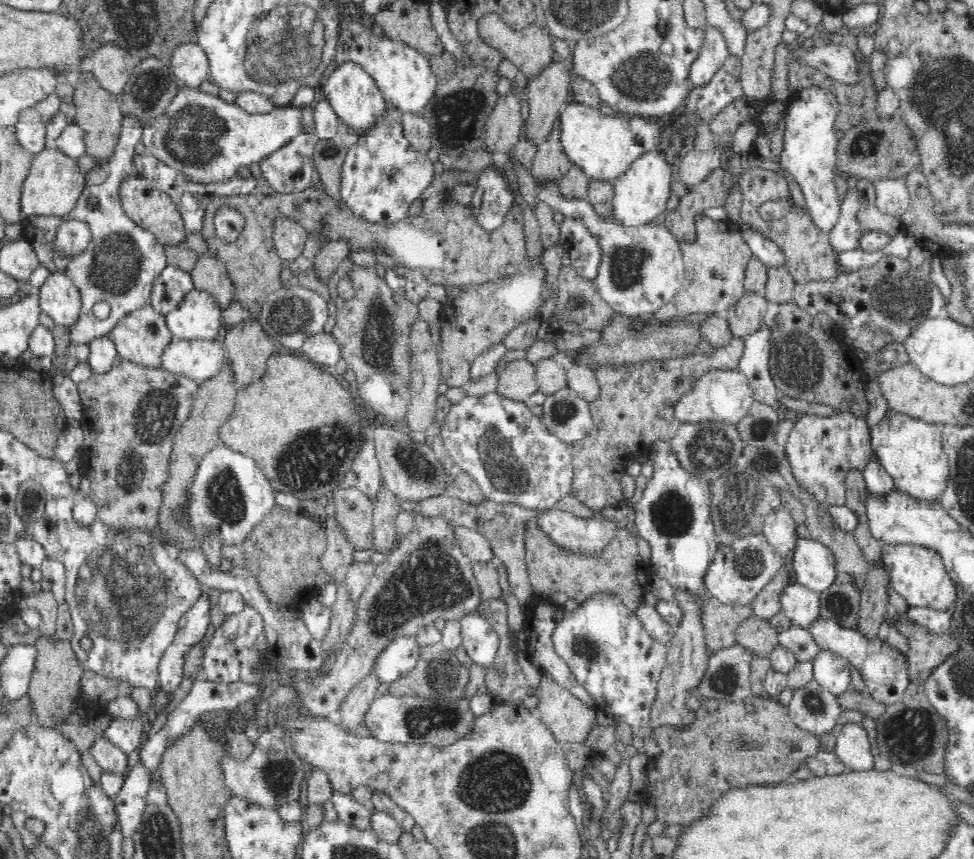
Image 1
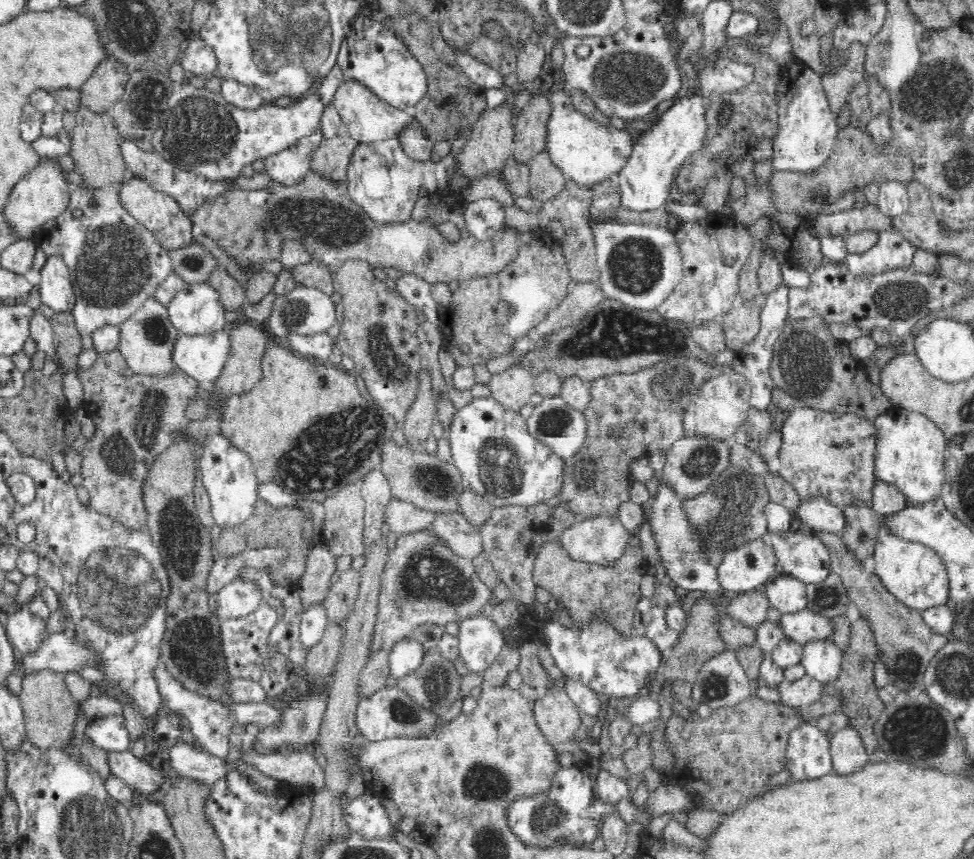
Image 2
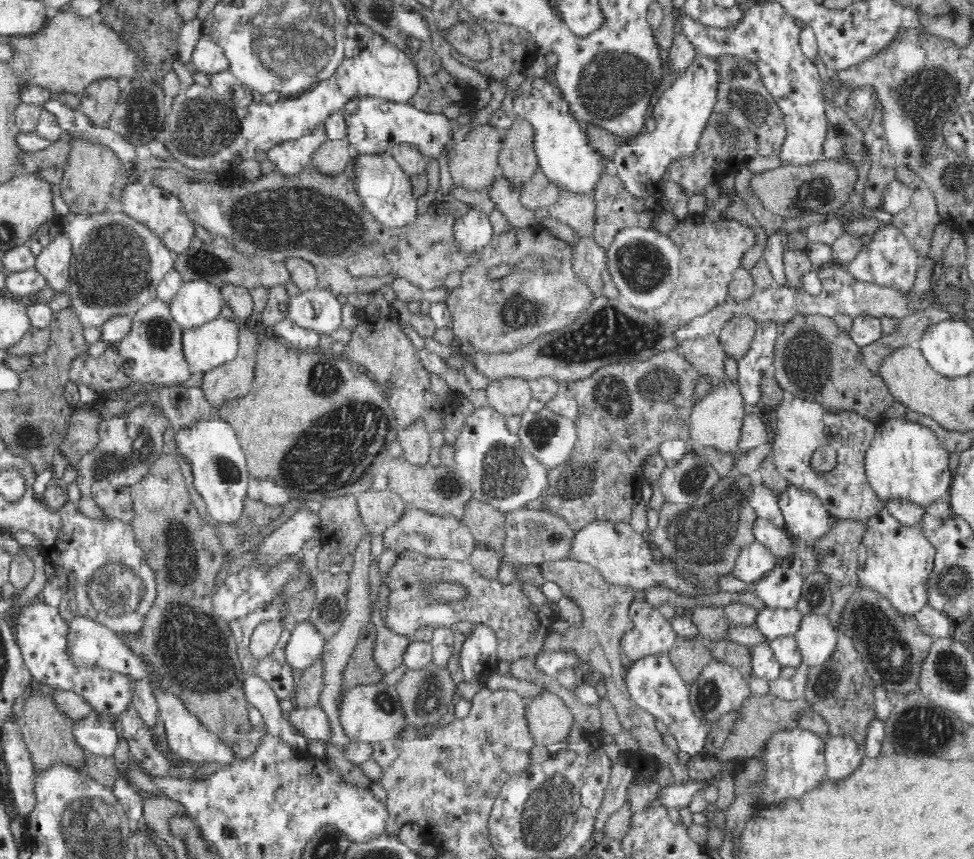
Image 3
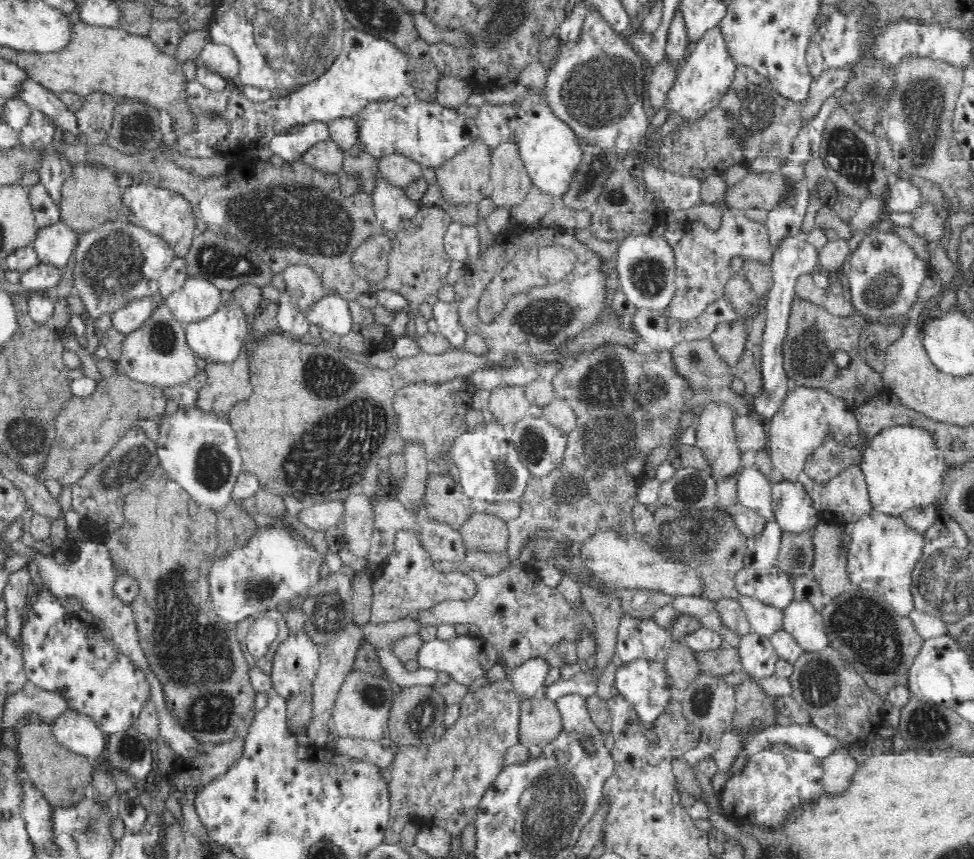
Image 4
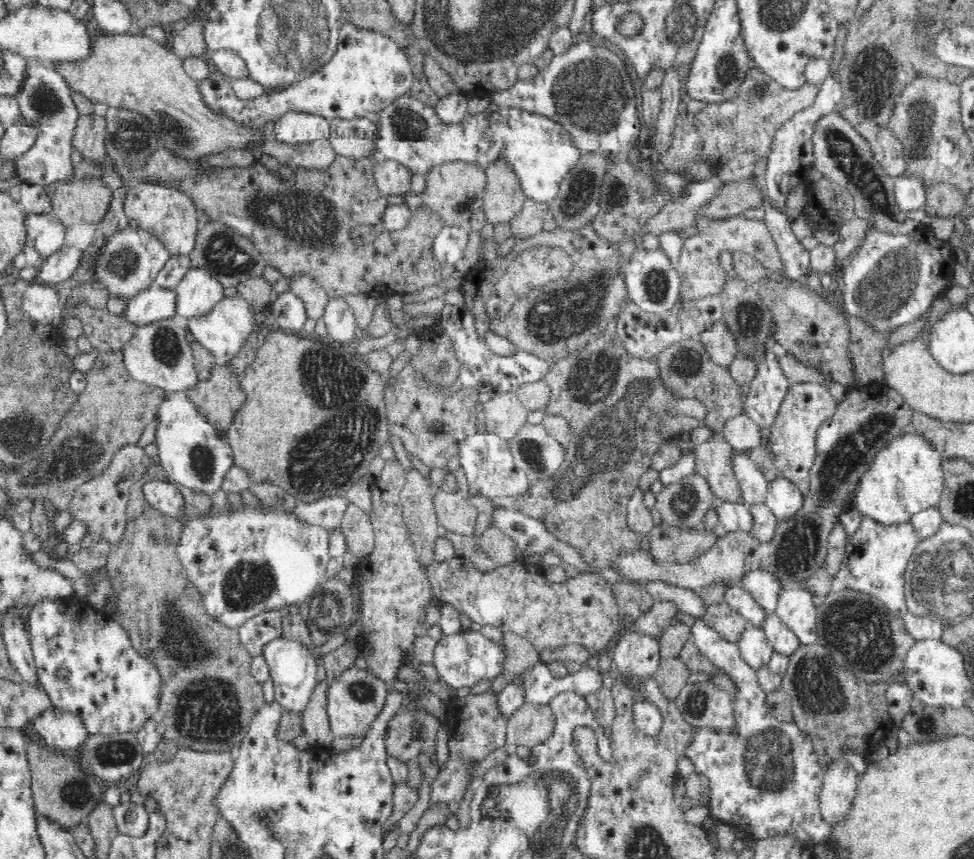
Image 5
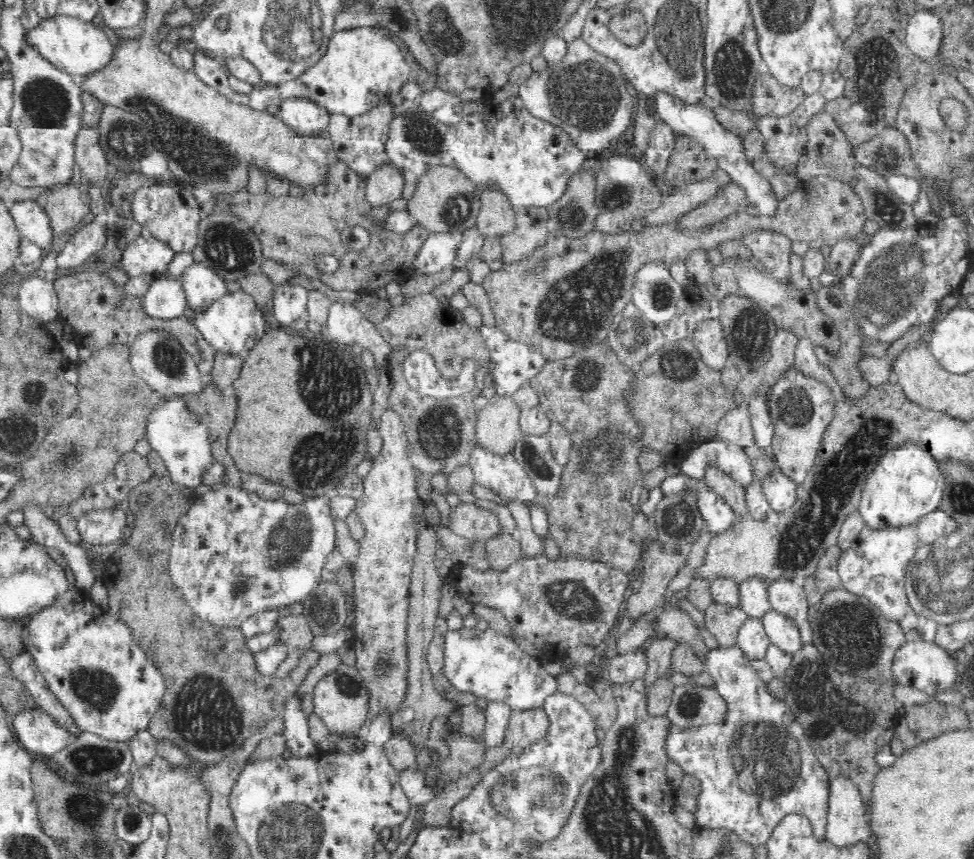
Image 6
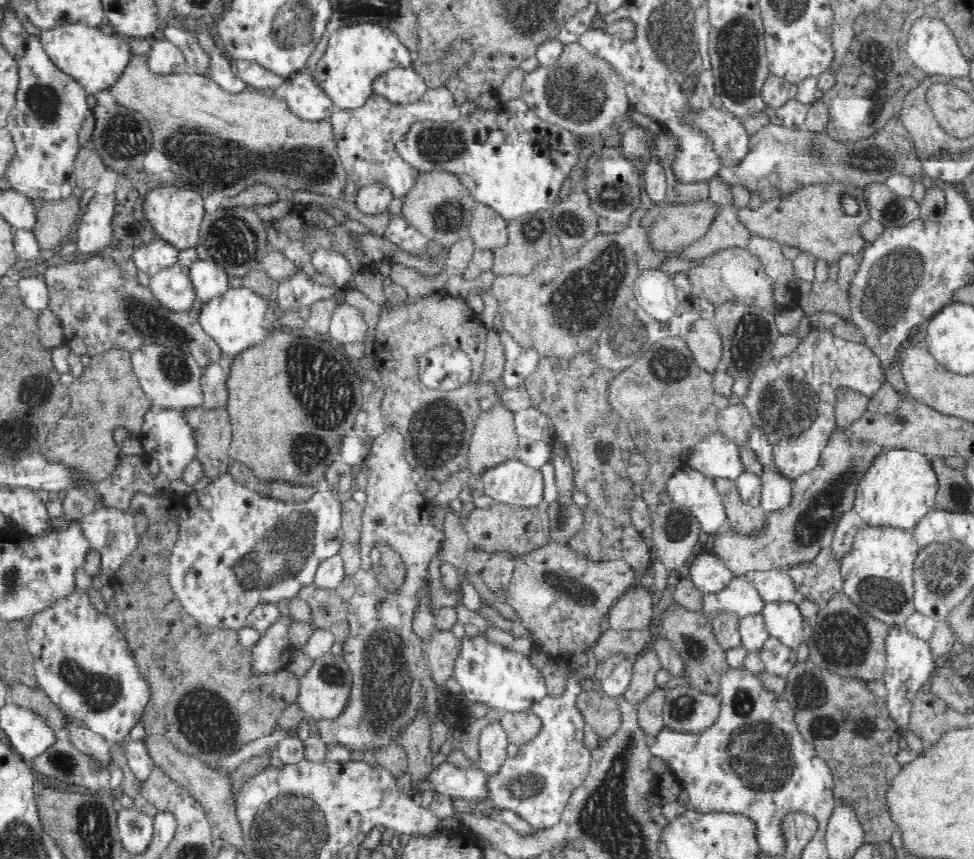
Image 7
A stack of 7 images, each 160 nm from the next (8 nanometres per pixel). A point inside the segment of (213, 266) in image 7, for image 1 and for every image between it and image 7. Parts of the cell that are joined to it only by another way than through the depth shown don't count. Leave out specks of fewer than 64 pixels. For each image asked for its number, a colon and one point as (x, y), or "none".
1: (198, 316)
2: (197, 308)
3: (197, 302)
4: (198, 298)
5: (198, 292)
6: (203, 286)

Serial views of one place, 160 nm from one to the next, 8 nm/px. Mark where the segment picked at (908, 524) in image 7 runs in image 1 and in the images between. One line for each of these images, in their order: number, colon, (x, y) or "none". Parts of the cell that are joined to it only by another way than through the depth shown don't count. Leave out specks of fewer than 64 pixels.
1: (909, 449)
2: (910, 449)
3: (905, 461)
4: (904, 470)
5: (907, 478)
6: (906, 484)

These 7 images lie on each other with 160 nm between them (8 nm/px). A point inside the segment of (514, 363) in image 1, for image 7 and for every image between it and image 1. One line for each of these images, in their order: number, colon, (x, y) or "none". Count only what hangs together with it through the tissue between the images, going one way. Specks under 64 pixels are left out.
2: (512, 388)
3: (508, 396)
4: (509, 404)
5: (504, 415)
6: (497, 424)
7: (494, 441)

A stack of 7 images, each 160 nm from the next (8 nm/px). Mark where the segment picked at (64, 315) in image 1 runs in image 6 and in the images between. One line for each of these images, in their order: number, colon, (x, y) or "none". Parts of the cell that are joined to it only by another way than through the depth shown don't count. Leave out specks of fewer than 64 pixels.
2: (55, 288)
3: (53, 261)
4: (54, 244)
5: (44, 232)
6: (29, 218)

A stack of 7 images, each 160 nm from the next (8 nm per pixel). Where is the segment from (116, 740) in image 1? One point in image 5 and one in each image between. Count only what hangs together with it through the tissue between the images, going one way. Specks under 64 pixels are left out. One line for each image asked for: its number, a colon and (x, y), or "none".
2: (109, 733)
3: (96, 734)
4: (77, 732)
5: (62, 731)

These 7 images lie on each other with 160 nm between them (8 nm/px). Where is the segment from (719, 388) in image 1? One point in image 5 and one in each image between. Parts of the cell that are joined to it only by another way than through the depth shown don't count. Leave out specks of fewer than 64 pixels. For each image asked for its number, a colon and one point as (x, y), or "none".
2: (717, 412)
3: (715, 421)
4: (715, 436)
5: (713, 458)

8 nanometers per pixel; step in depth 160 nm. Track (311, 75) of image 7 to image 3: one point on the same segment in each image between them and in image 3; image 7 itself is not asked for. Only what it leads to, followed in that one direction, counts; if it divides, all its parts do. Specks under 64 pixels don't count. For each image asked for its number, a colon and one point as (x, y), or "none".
3: (292, 157)
4: (290, 144)
5: (295, 126)
6: (302, 114)

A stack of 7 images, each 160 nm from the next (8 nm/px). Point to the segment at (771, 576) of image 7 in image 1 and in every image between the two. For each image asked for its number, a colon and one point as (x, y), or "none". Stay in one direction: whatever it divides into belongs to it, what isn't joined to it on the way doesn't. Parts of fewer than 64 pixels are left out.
1: (831, 671)
2: (822, 658)
3: (816, 639)
4: (799, 617)
5: (795, 607)
6: (785, 596)

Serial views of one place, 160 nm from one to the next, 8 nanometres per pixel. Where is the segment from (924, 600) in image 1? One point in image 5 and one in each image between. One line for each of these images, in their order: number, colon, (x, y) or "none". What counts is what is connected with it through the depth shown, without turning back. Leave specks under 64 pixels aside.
2: (913, 573)
3: (894, 560)
4: (883, 550)
5: (877, 557)

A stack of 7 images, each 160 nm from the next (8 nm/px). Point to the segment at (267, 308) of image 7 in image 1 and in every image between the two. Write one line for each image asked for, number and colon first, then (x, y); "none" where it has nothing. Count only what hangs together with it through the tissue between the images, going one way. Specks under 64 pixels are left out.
1: (198, 359)
2: (202, 356)
3: (216, 342)
4: (219, 338)
5: (224, 329)
6: (233, 324)

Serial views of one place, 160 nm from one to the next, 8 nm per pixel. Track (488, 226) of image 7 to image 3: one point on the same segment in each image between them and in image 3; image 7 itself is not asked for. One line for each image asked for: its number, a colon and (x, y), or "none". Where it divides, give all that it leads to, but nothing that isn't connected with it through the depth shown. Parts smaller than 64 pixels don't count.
3: (517, 164)
4: (510, 184)
5: (502, 201)
6: (495, 217)

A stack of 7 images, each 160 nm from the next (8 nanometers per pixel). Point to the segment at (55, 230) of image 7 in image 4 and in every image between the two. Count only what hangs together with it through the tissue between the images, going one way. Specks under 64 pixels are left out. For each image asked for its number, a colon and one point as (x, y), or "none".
4: (91, 197)
5: (81, 201)
6: (66, 207)

